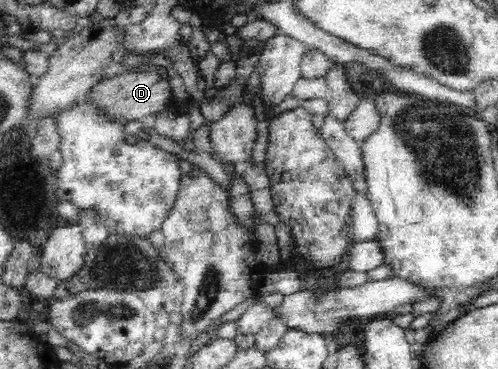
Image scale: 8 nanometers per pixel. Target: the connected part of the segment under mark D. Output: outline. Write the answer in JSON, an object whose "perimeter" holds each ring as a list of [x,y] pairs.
{"perimeter":[[[165,66],[117,74],[109,79],[100,80],[89,95],[92,95],[100,109],[106,109],[112,117],[140,121],[142,117],[154,115],[173,105],[174,99],[169,85],[169,70]]]}

